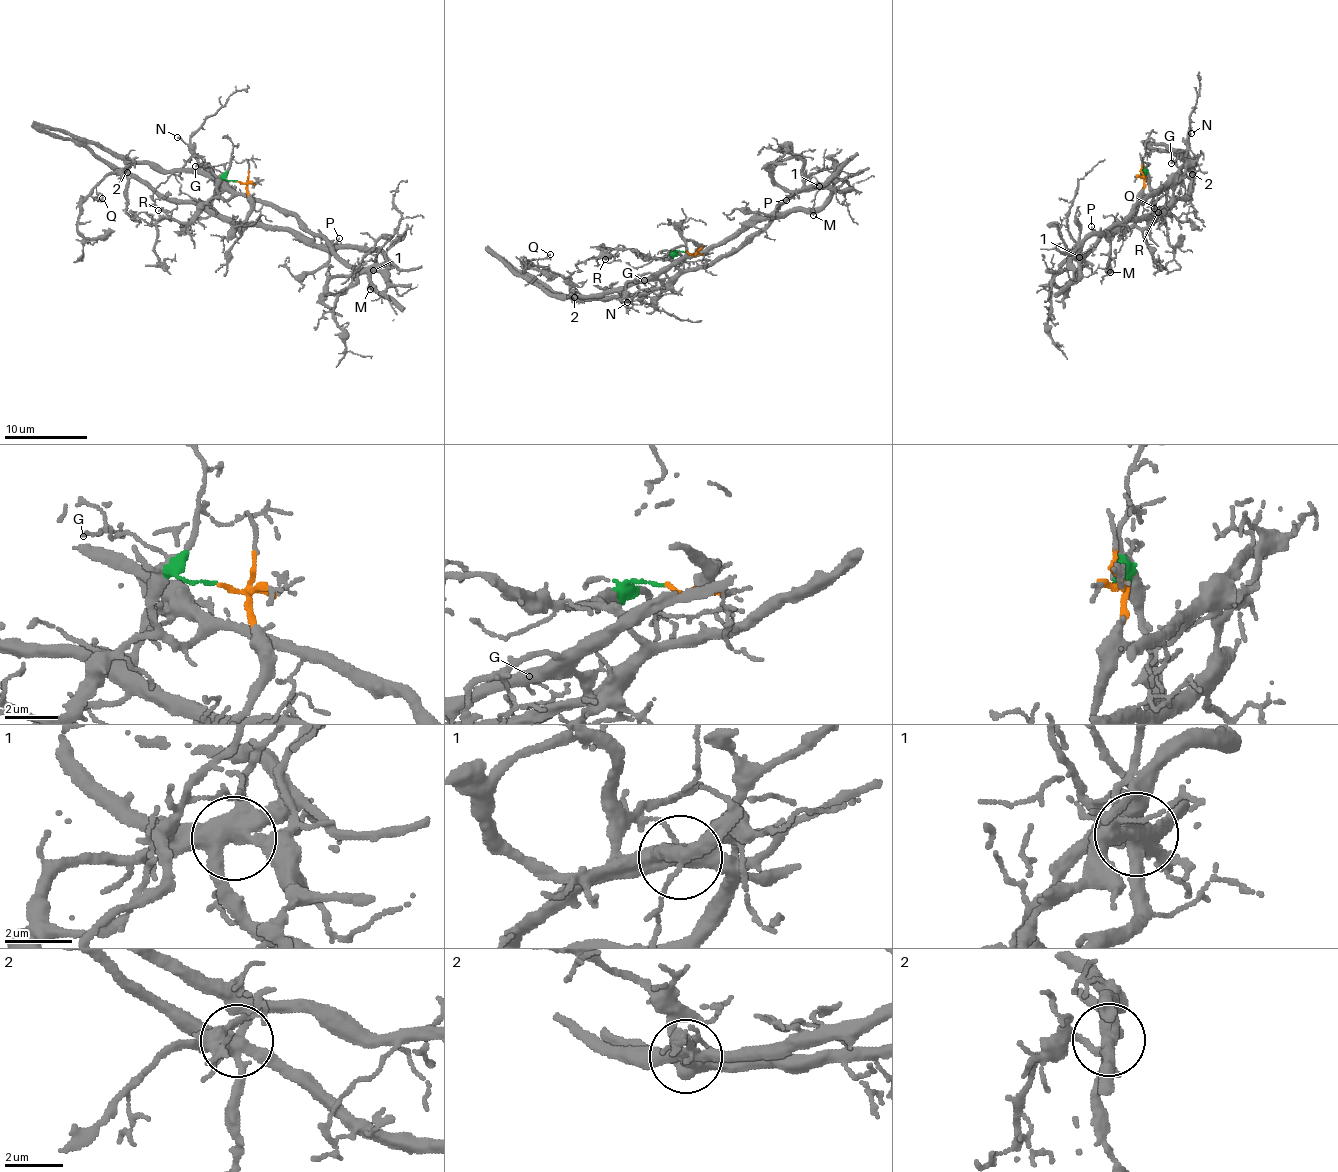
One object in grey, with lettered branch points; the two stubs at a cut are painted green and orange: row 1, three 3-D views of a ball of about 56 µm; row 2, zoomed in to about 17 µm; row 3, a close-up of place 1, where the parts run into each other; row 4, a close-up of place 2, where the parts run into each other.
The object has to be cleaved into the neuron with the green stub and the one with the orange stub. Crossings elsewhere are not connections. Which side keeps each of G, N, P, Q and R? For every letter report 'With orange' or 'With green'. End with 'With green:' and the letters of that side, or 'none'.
G: With green
N: With green
P: With green
Q: With green
R: With green
With green: G, N, P, Q, R

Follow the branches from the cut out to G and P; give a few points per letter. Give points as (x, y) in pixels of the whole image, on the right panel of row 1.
G: (1142, 175), (1156, 194), (1184, 163), (1176, 158), (1170, 163)
P: (1142, 175), (1156, 194), (1160, 186), (1125, 219), (1099, 233), (1092, 226)

